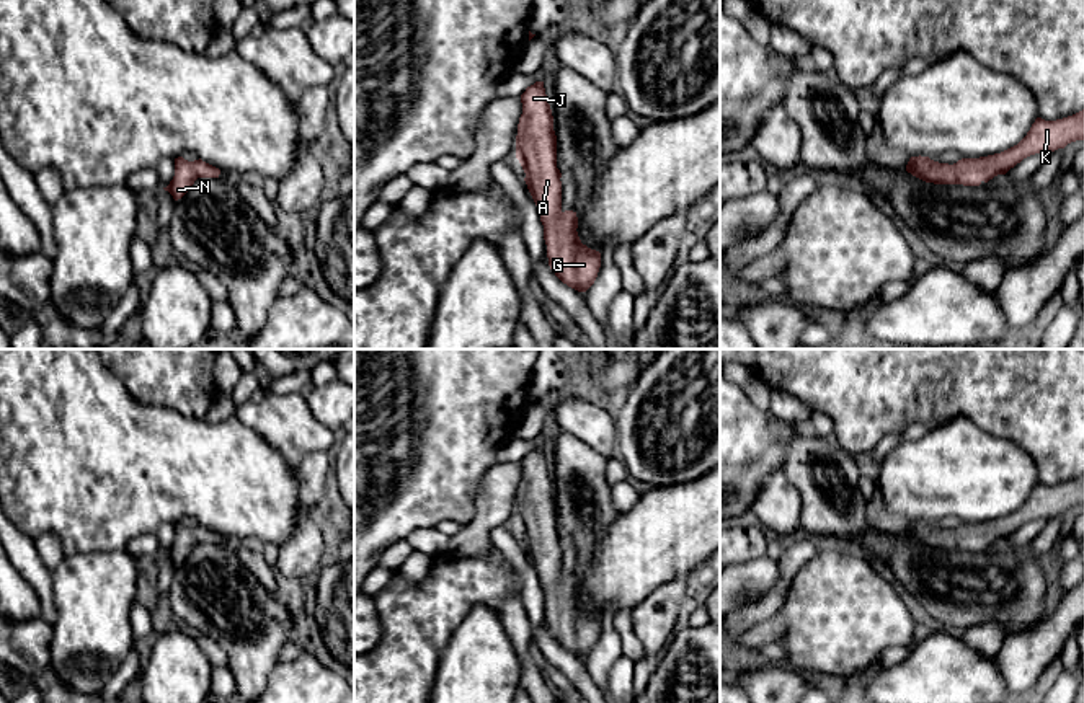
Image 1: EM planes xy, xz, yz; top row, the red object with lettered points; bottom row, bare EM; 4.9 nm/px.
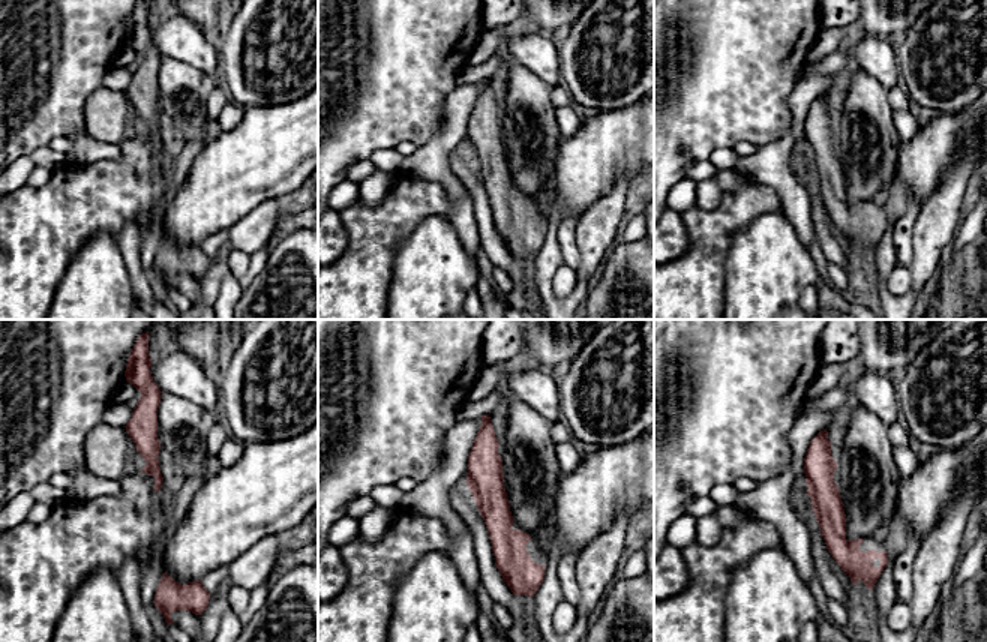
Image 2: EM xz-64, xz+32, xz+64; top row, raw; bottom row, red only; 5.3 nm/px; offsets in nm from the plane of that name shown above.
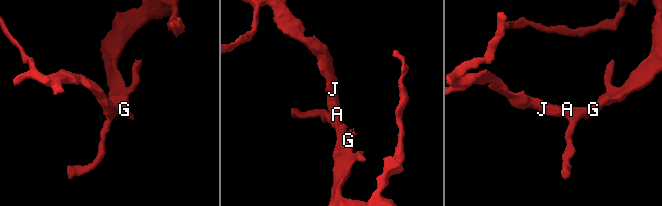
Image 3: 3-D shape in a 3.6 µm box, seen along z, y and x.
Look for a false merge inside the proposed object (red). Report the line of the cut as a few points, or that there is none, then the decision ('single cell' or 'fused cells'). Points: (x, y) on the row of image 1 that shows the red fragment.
no cut | single cell

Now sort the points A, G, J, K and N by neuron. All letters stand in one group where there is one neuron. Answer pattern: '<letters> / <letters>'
A G J K N

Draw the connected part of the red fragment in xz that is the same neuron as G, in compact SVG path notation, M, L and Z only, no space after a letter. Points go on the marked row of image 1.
M544 82L521 95L522 114L518 124L516 158L544 225L549 266L568 287L586 292L601 267L601 253L578 237L578 217L562 210L562 173L557 168L557 135Z

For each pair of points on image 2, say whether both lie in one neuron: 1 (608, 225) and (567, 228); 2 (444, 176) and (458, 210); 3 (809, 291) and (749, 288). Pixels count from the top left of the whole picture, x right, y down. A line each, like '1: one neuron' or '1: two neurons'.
1: two neurons
2: one neuron
3: two neurons

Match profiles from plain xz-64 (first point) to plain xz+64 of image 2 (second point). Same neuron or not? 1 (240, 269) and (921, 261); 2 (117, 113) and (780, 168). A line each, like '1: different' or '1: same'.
1: different
2: same

